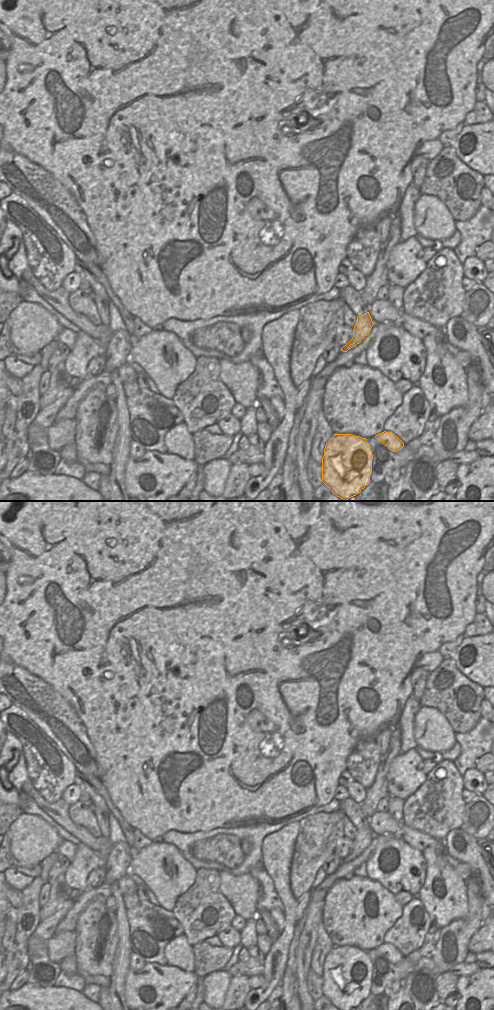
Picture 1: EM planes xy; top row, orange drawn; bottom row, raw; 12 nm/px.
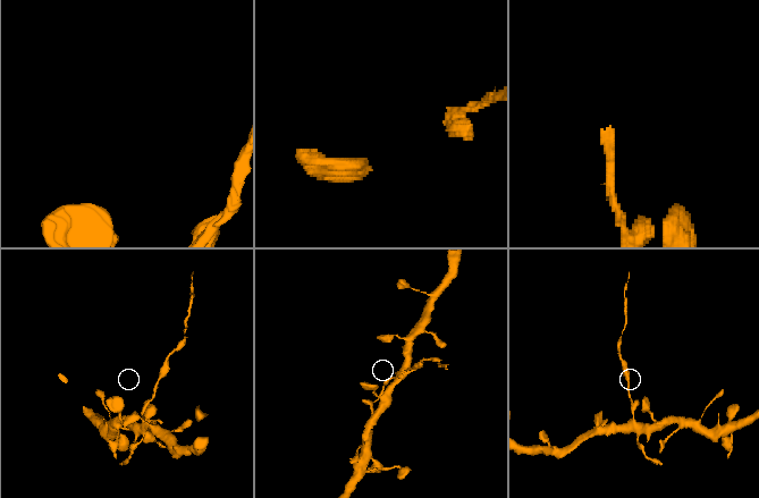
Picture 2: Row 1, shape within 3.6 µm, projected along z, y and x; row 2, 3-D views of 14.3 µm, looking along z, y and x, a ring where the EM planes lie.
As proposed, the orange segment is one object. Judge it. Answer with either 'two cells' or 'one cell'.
two cells

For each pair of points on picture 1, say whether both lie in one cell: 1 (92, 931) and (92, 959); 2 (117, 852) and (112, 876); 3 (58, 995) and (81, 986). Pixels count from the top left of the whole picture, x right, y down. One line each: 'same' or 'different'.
1: same
2: same
3: different

